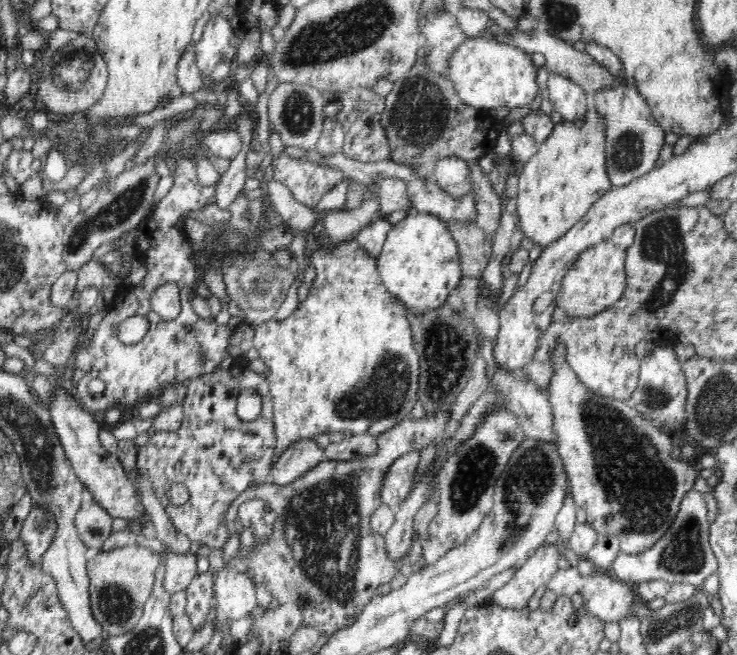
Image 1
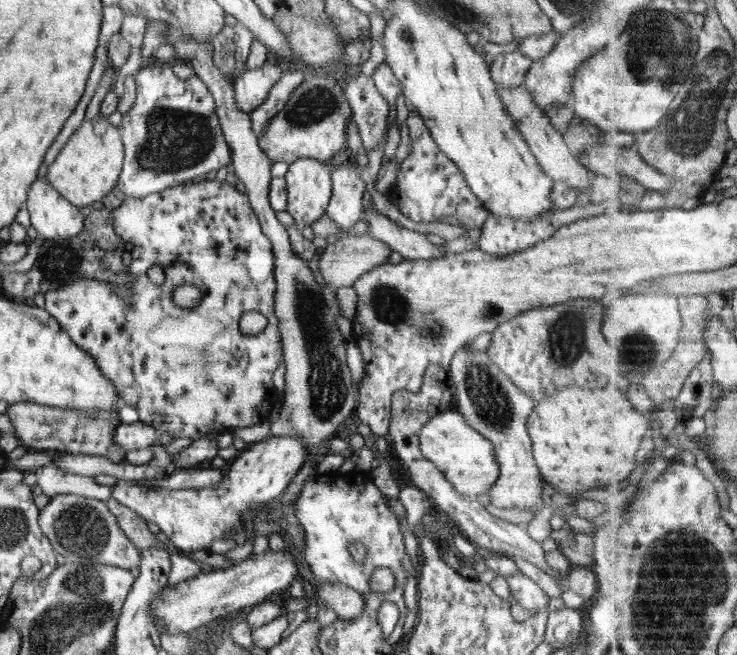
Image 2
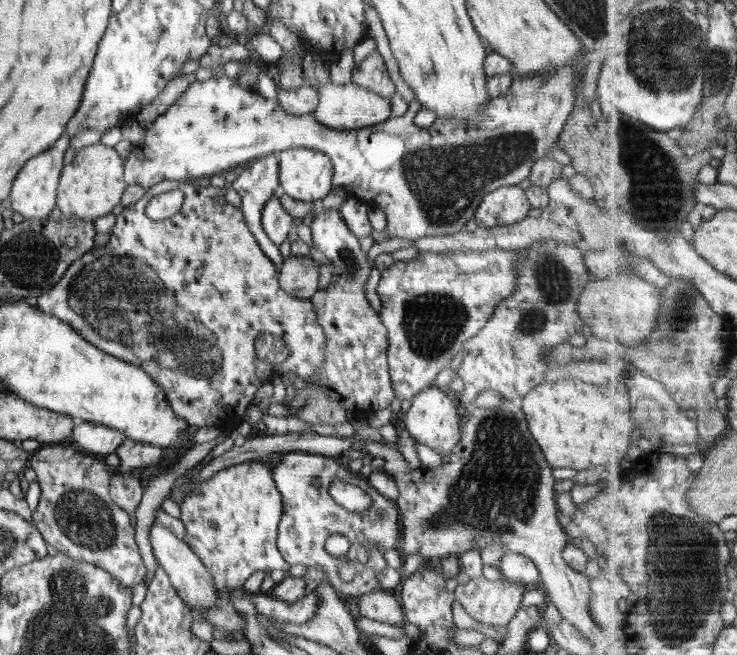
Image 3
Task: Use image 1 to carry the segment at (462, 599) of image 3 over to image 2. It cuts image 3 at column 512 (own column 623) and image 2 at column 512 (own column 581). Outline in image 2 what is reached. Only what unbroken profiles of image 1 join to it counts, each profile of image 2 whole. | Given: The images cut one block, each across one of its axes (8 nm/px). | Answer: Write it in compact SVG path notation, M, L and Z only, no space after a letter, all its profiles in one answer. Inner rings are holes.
M521 573L505 577L506 582L510 586L510 594L522 606L522 609L536 612L547 608L549 604L549 596L543 589L535 584L530 578Z

